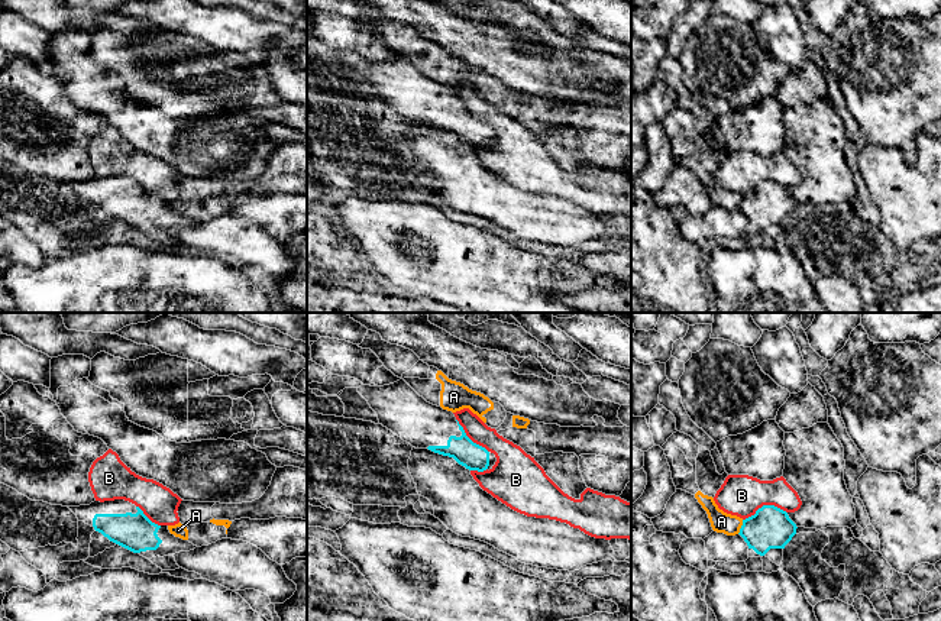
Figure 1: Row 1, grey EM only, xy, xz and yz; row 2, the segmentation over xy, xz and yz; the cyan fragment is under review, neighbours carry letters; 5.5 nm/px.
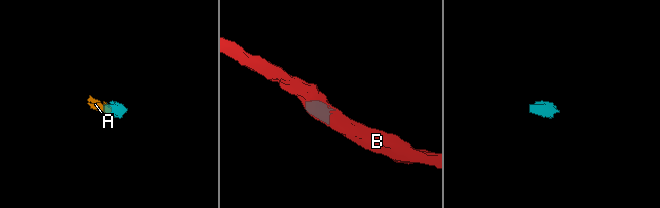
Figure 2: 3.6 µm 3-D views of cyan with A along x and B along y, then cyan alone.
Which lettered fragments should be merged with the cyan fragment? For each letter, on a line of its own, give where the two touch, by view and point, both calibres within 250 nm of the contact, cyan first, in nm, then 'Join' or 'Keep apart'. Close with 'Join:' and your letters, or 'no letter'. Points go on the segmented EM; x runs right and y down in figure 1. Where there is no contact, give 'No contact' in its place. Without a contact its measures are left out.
A: Touches cyan at yz (741, 527). Thickness 240 nm (cyan) against 120 nm. Keep apart
B: Touches cyan at yz (765, 505). Thickness 240 nm (cyan) against 240 nm. Keep apart
Join: no letter

